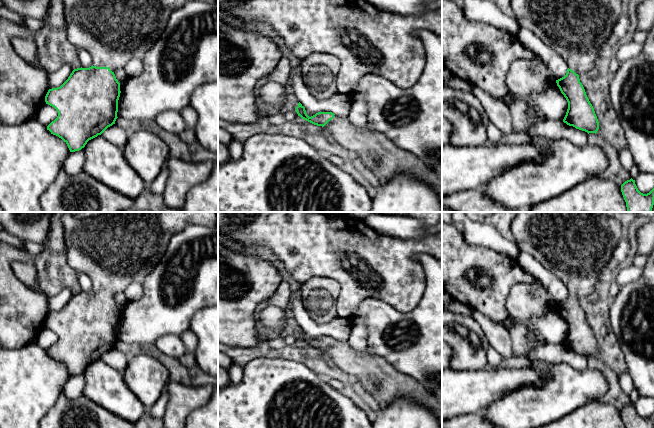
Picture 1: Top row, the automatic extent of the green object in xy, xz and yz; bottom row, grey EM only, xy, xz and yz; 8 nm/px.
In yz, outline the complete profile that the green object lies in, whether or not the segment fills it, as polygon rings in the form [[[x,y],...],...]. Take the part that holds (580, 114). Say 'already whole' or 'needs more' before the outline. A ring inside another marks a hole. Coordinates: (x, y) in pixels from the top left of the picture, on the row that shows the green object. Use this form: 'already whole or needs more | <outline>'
needs more | [[[511,0],[511,7],[521,27],[533,32],[567,63],[567,73],[556,80],[568,102],[563,122],[576,129],[597,133],[599,122],[579,75],[593,68],[598,52],[604,47],[612,29],[624,12],[621,0]]]

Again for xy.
needs more | [[[62,0],[68,40],[78,49],[87,50],[93,59],[91,67],[74,69],[60,87],[49,89],[45,96],[46,104],[58,112],[57,118],[47,126],[47,130],[61,138],[70,152],[81,150],[89,140],[101,135],[115,124],[121,93],[115,73],[123,71],[131,59],[143,60],[145,54],[162,35],[170,15],[190,1],[211,4],[217,0]]]

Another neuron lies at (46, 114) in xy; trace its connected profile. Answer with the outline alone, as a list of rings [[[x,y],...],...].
[[[44,104],[38,109],[36,119],[41,124],[48,126],[57,116],[58,112],[54,107]]]

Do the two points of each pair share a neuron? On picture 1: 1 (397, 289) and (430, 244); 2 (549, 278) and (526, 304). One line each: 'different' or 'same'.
1: same
2: different

